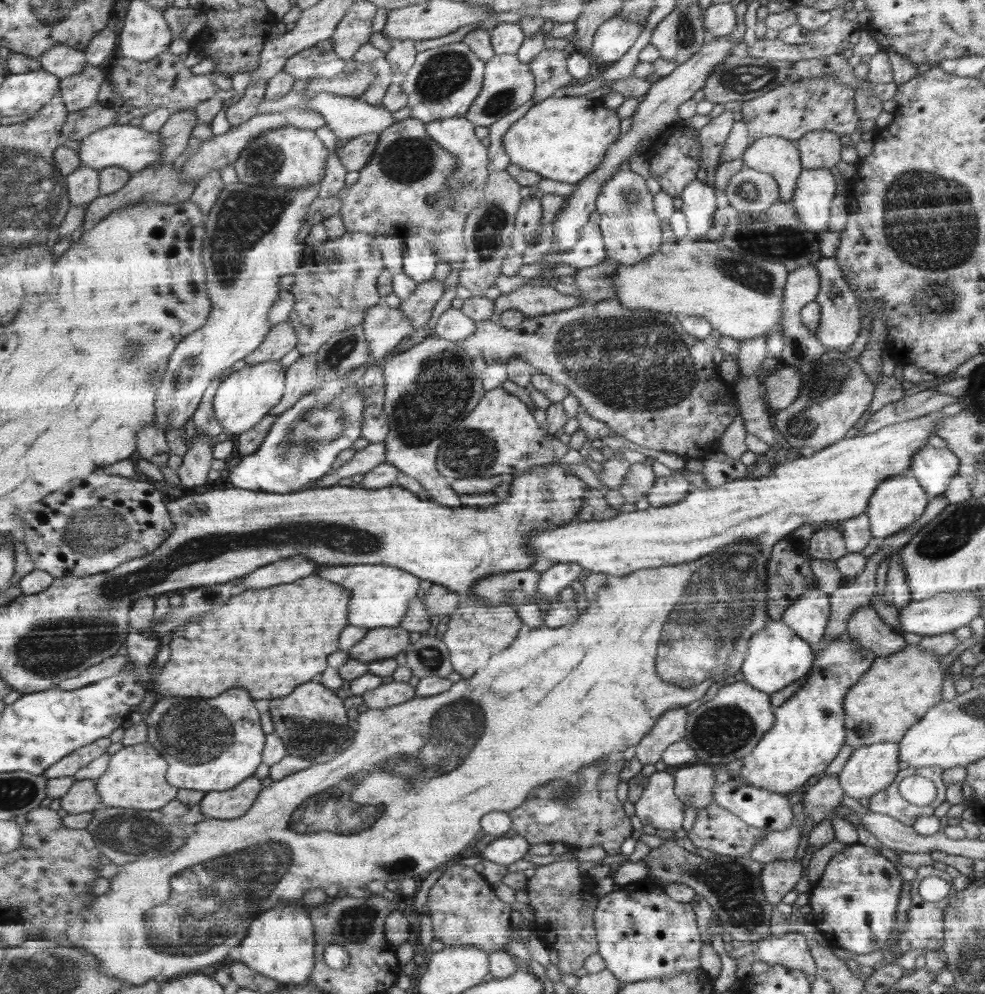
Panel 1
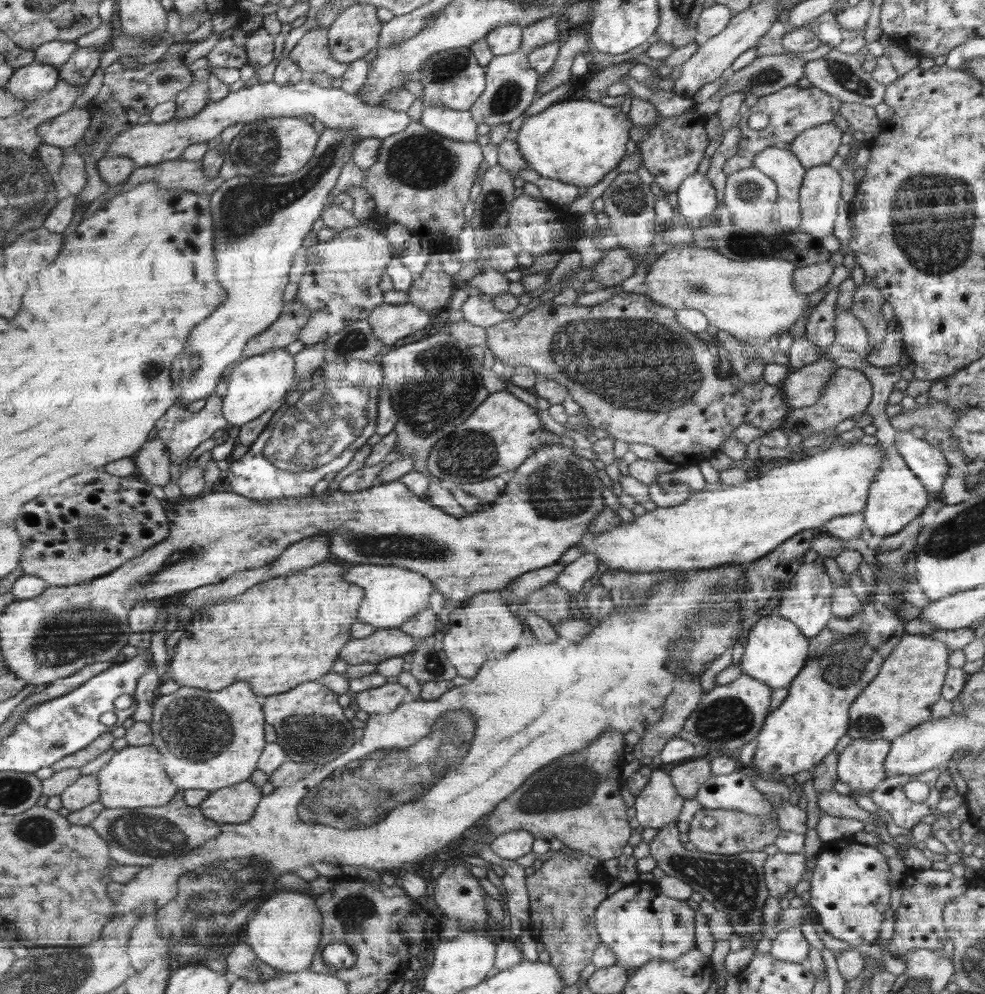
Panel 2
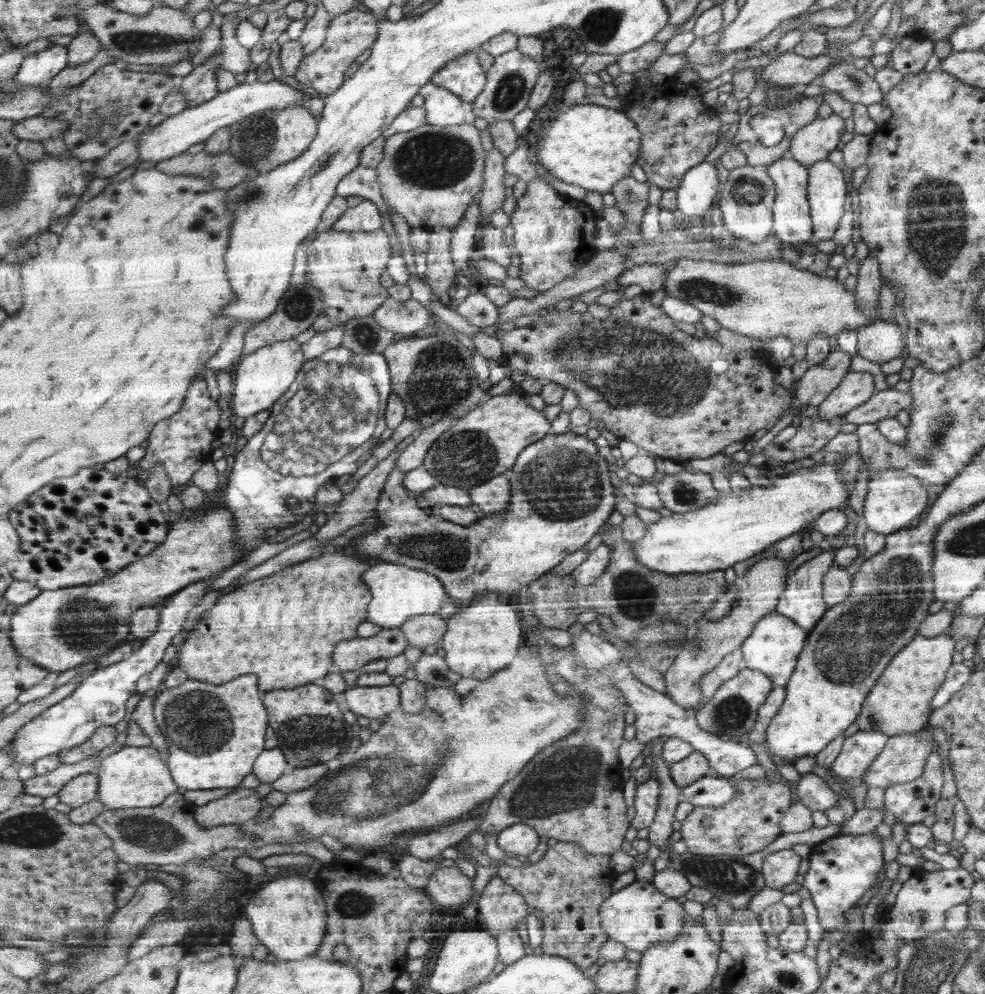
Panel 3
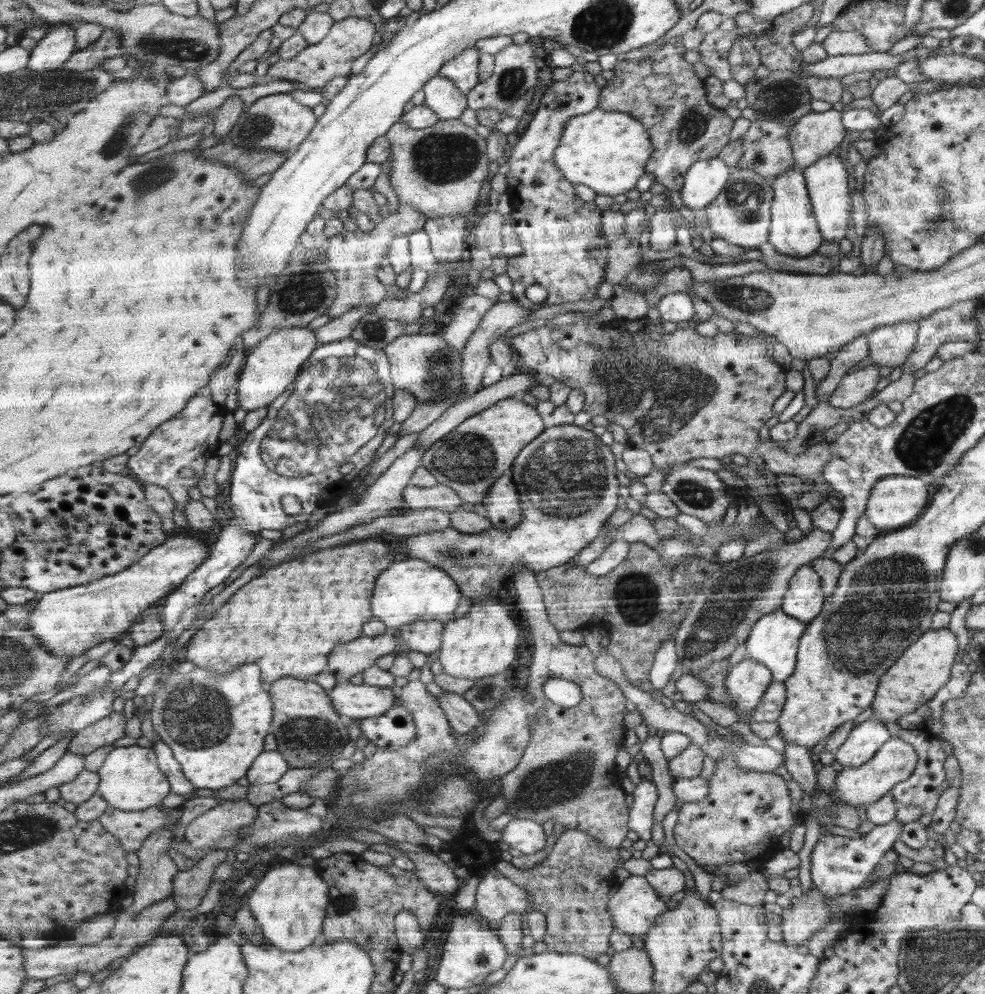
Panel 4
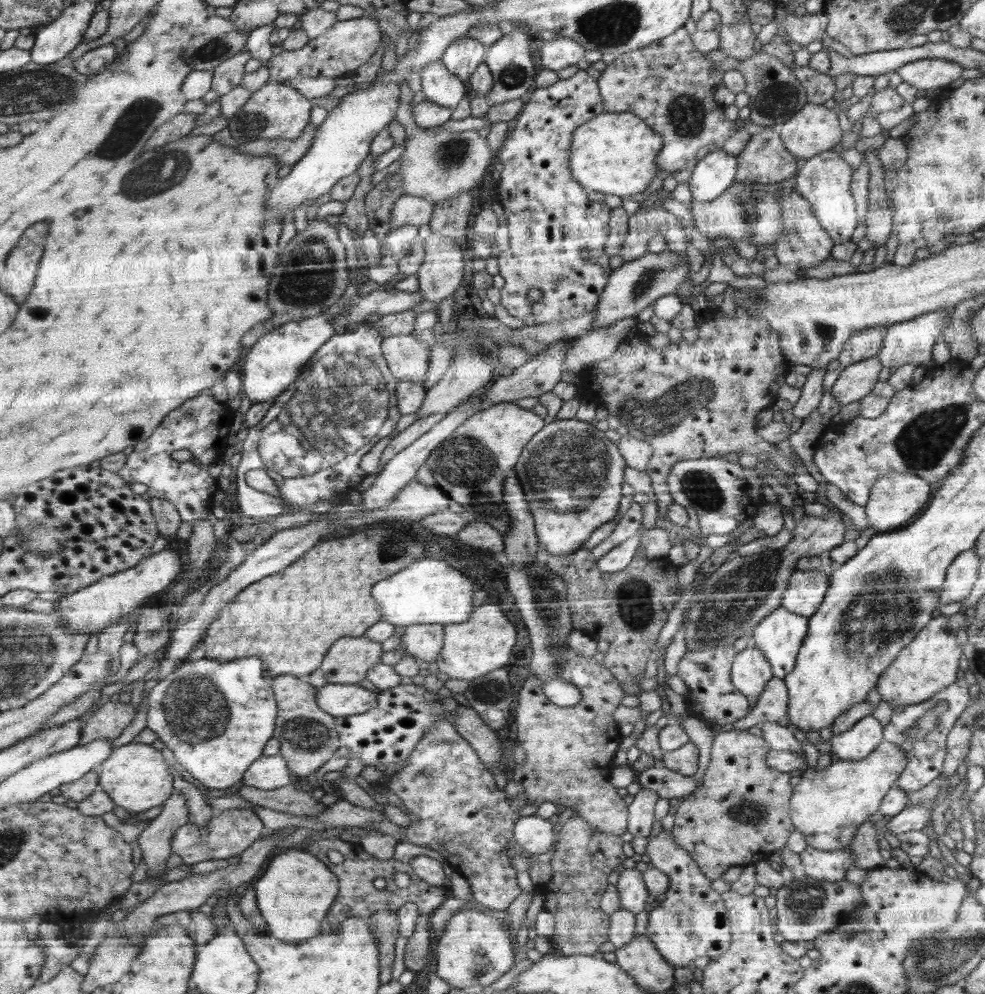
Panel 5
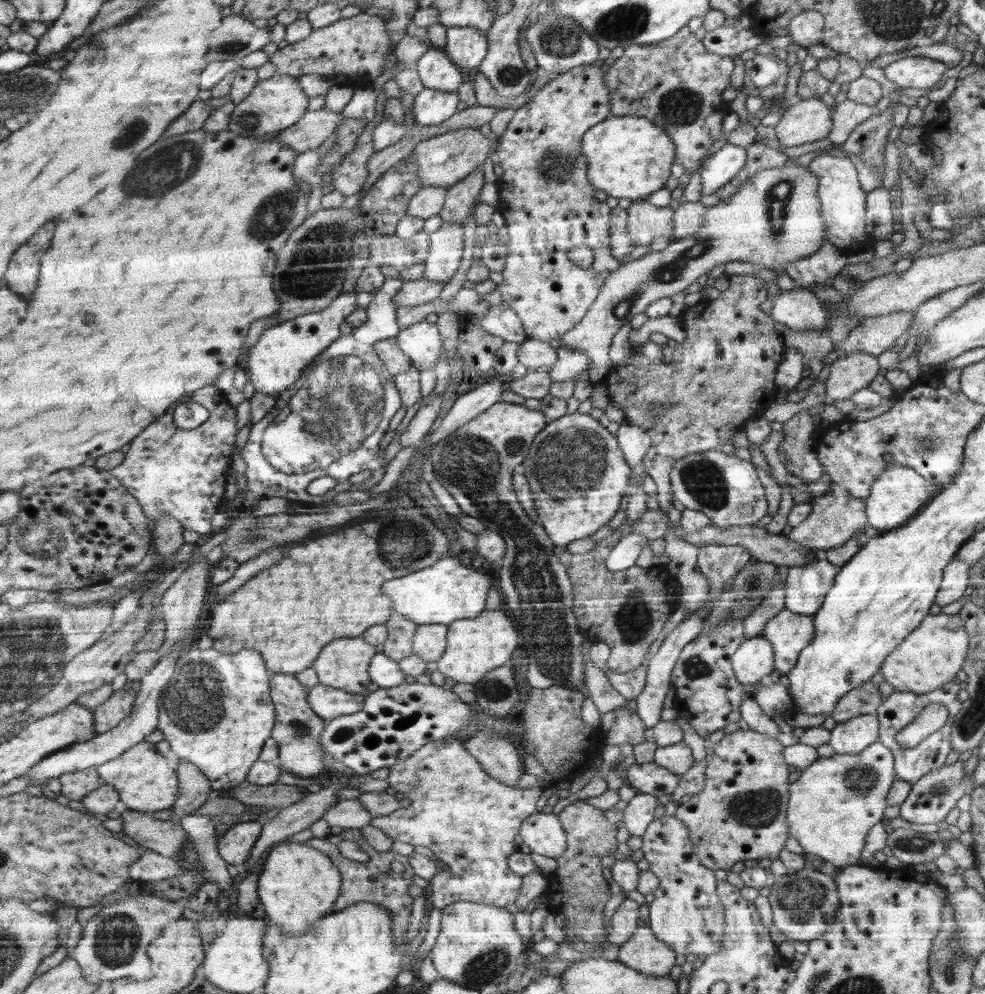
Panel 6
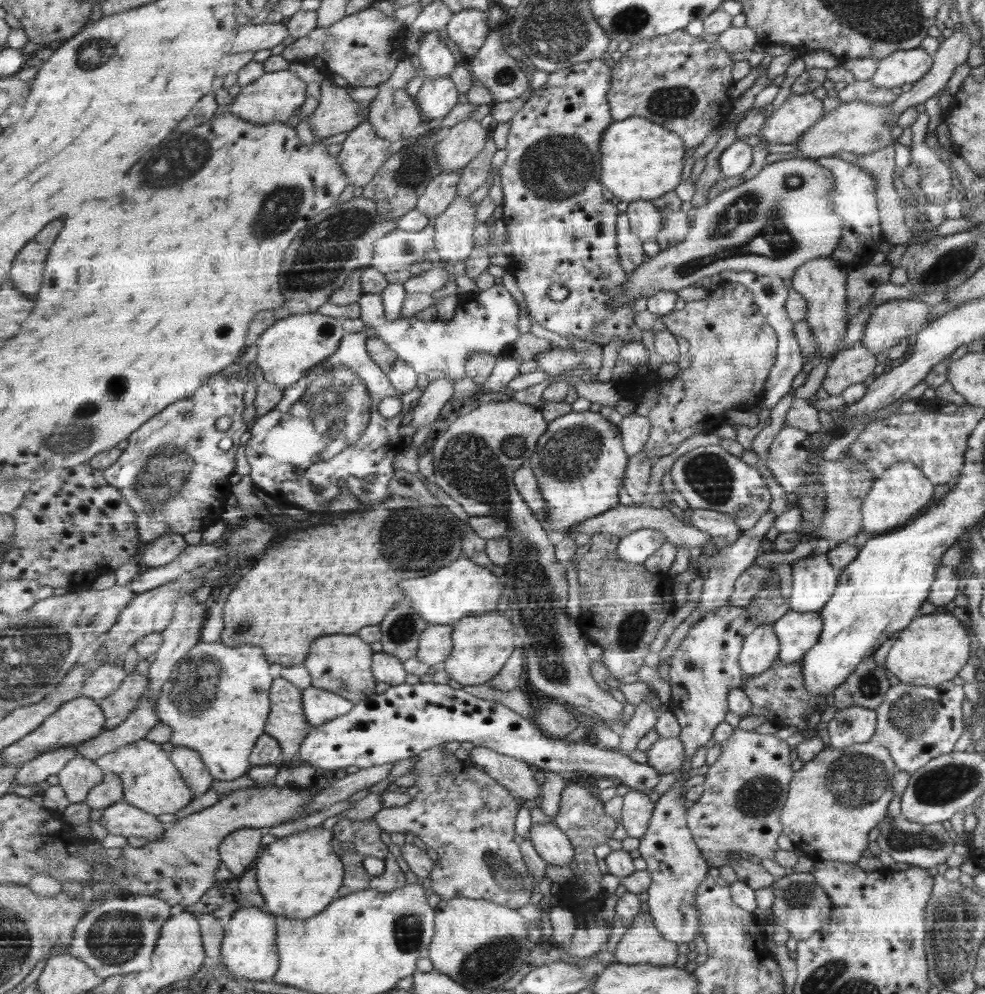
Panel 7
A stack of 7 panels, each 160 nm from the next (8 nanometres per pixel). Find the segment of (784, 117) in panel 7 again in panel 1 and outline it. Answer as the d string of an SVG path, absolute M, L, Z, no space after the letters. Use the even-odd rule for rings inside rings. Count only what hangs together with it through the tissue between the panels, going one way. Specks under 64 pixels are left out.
M827 130L812 131L799 138L795 144L800 150L804 169L833 167L840 160L838 133Z

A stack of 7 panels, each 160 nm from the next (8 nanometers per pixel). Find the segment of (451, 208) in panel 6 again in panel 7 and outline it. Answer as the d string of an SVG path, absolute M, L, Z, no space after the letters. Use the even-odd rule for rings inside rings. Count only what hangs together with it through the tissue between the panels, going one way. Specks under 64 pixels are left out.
M494 139L487 140L484 150L461 170L455 198L468 198L474 190L484 184L484 180L488 178L488 172L492 168L494 152L496 152Z

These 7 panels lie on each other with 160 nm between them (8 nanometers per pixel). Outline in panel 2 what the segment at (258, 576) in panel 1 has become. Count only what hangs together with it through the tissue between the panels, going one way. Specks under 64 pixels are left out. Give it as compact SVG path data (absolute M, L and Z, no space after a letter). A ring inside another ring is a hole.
M310 536L310 540L300 540L300 542L294 543L294 548L290 548L281 556L280 560L274 560L271 563L269 574L272 574L272 578L322 562L328 556L328 538Z

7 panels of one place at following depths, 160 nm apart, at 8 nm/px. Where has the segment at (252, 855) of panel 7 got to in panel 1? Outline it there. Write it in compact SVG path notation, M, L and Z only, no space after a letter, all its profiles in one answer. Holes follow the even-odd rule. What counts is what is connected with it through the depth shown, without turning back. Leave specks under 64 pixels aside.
M250 776L234 788L205 793L197 805L206 818L232 820L245 815L261 791L260 779Z

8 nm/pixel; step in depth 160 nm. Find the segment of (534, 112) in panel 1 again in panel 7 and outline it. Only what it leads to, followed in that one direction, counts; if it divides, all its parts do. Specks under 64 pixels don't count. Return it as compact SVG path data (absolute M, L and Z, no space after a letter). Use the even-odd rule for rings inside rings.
M641 116L614 121L601 136L600 182L616 198L629 204L658 199L680 184L684 145L678 133Z

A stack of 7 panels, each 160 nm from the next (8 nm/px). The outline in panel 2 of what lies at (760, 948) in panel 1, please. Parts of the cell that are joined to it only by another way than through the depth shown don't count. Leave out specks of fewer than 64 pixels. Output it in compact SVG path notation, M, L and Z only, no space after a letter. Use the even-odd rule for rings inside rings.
M790 927L780 931L774 938L770 956L778 960L801 963L808 958L810 948L800 927Z

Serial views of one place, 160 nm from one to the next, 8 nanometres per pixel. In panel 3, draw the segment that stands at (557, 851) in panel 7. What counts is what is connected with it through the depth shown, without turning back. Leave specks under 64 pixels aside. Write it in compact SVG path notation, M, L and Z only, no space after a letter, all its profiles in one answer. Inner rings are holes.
M517 824L500 831L496 840L498 846L505 852L528 855L538 846L538 832L530 825Z

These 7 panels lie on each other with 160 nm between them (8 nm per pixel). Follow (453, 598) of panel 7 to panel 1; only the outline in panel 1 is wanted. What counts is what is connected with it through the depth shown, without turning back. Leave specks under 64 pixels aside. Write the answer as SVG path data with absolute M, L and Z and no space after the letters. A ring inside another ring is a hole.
M386 563L318 566L315 570L322 570L322 574L314 572L318 576L326 576L326 580L336 584L346 584L346 588L354 592L350 600L354 602L350 604L350 620L354 622L350 624L367 629L398 627L420 586L420 580L413 573L408 574L405 569L394 565L386 566Z

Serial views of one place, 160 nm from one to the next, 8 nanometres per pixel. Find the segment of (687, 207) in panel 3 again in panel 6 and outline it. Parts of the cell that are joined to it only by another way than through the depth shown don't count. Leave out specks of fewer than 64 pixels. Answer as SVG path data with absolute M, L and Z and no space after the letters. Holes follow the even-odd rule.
M726 143L712 155L702 167L701 194L719 192L721 186L736 176L747 159L747 147Z

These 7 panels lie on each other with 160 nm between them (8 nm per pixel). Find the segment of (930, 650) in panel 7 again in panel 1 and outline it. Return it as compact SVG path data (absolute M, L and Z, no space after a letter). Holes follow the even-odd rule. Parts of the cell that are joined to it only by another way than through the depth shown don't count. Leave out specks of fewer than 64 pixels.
M906 642L899 651L876 657L873 663L874 672L862 684L856 684L844 702L846 728L850 728L850 740L845 739L845 744L853 750L876 743L900 742L910 727L937 706L942 696L944 672L935 652Z

